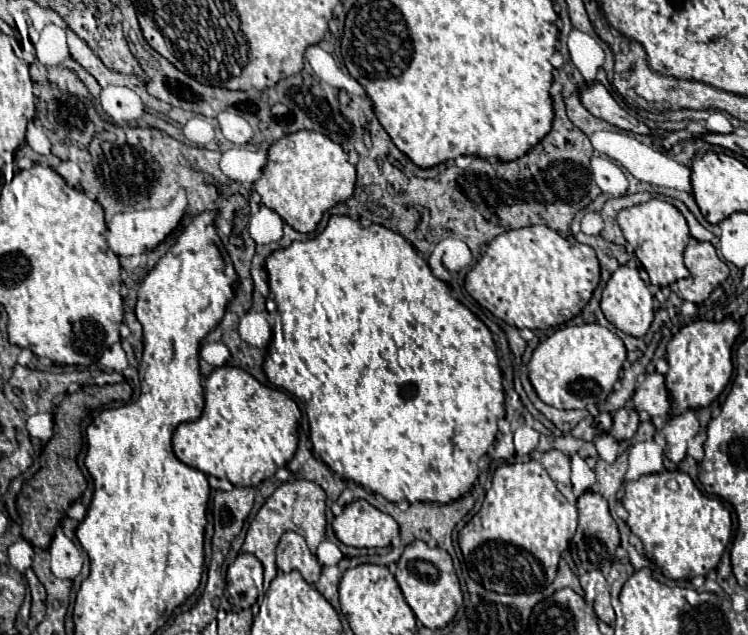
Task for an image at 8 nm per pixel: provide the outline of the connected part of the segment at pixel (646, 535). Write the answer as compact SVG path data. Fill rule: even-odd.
M660 471L642 475L624 485L622 507L628 511L628 527L642 541L648 559L668 579L692 579L712 571L730 537L732 517L720 499L710 499L698 491L694 481L682 471Z

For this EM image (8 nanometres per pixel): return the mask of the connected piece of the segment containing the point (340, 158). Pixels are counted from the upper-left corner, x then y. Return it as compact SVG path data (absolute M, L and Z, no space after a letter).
M298 131L288 135L288 139L280 139L274 145L270 145L266 169L262 169L262 177L254 183L254 191L260 195L262 205L274 209L286 225L290 225L300 233L312 233L318 227L324 211L352 197L354 181L356 181L356 169L348 163L348 155L342 151L338 143L330 141L326 135L316 131Z

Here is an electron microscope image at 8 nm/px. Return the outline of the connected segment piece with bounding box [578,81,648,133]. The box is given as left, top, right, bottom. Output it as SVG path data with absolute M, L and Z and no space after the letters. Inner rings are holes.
M598 81L586 83L580 87L578 91L582 105L596 117L626 129L626 131L634 131L634 133L648 133L648 127L640 121L636 121L632 115L628 115L628 111L624 111L614 99L612 95L606 91L606 87Z

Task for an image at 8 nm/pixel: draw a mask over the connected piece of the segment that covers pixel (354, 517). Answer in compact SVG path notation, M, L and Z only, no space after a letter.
M364 499L346 505L332 527L336 537L352 547L388 547L400 535L398 523Z

